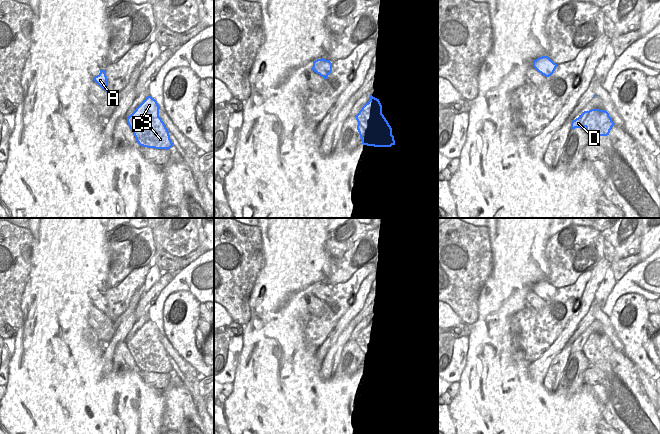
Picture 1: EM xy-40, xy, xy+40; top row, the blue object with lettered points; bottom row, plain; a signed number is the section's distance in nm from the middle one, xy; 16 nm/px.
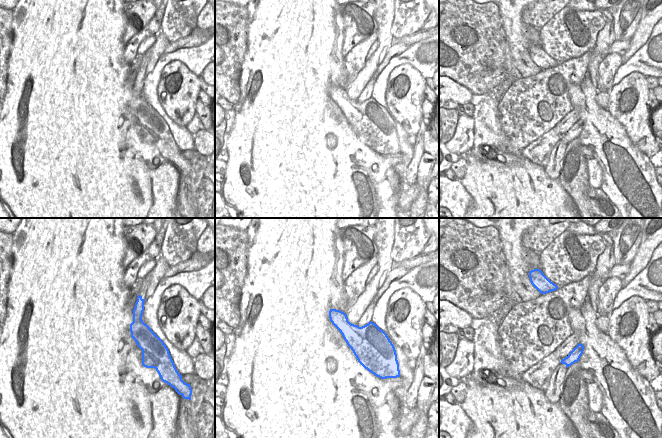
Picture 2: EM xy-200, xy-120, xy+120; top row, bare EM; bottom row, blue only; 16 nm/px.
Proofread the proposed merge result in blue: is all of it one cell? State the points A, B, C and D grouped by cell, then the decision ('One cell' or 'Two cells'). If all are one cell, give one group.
Groups: A B C / D. Two cells.

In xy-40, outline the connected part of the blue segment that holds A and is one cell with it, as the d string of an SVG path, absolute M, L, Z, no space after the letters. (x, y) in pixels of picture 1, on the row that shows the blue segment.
M100 70L100 73L93 77L93 80L102 88L104 89L106 92L107 91L107 87L108 87L108 80L107 80L107 76L105 73L105 70Z

